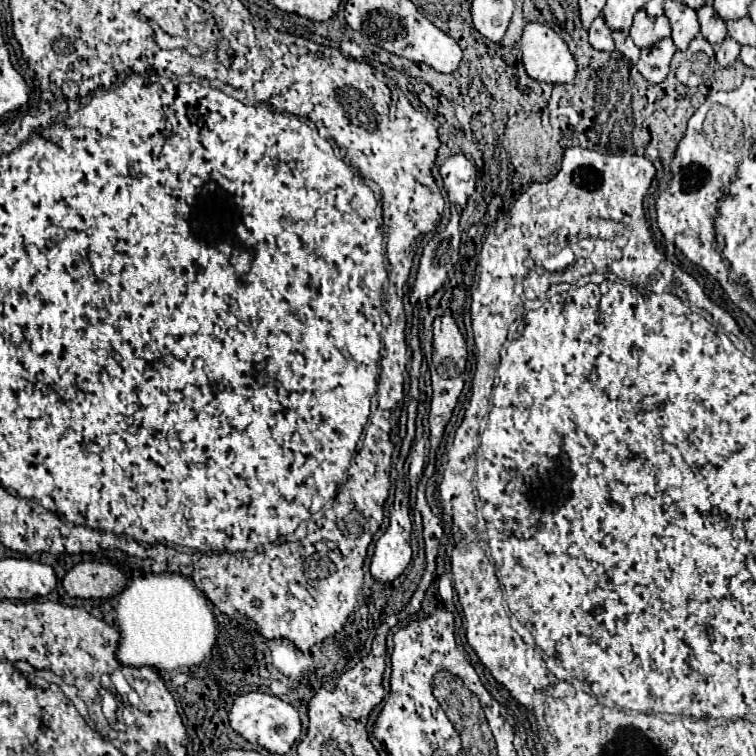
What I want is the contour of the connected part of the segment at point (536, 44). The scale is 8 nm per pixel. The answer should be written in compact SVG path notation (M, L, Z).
M527 22L521 36L523 66L539 82L565 84L577 74L577 60L565 40L547 24Z

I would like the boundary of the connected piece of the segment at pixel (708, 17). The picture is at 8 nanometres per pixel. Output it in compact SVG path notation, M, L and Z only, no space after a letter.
M701 6L697 10L697 14L699 14L699 24L701 24L701 36L705 36L715 46L719 42L723 42L723 38L727 36L727 26L717 16L717 12L713 10L713 6Z

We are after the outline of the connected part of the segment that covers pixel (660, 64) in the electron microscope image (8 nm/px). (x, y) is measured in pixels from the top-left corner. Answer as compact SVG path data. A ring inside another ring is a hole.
M663 38L661 42L643 48L641 58L635 66L643 74L643 78L647 78L653 84L659 84L669 74L669 64L671 64L671 58L673 58L675 50L677 48L675 48L673 40Z

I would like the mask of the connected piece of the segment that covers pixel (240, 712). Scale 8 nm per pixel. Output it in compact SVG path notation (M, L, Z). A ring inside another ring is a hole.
M249 692L245 696L235 698L231 710L229 710L229 722L231 728L241 734L247 742L267 748L271 754L285 754L293 746L293 742L301 736L301 720L299 712L283 702L281 698L267 694L267 692Z

